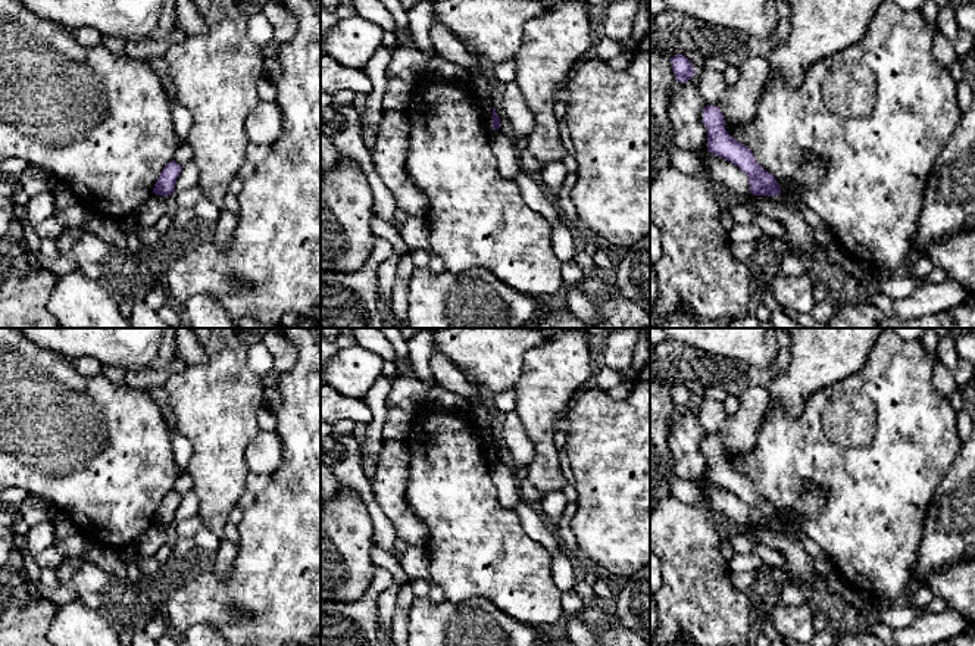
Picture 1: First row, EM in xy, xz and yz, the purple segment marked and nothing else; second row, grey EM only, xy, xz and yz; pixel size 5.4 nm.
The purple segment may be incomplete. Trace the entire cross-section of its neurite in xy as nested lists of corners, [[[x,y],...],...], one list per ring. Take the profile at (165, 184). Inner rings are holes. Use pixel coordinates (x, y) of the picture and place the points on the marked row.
[[[175,160],[166,163],[154,184],[153,193],[160,194],[163,197],[168,197],[169,194],[175,193],[175,182],[181,174],[181,168],[182,166],[179,166]]]

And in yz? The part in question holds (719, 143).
[[[718,106],[703,109],[703,124],[707,129],[707,152],[738,166],[747,177],[750,193],[756,196],[779,196],[781,187],[775,177],[765,171],[751,150],[732,138],[725,129],[725,119]]]

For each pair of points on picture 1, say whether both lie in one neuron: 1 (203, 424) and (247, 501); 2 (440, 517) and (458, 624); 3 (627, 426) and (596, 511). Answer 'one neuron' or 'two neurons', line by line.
1: two neurons
2: two neurons
3: one neuron

